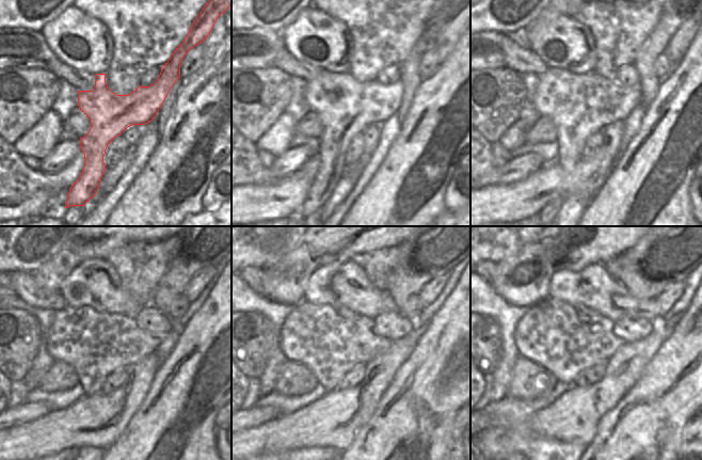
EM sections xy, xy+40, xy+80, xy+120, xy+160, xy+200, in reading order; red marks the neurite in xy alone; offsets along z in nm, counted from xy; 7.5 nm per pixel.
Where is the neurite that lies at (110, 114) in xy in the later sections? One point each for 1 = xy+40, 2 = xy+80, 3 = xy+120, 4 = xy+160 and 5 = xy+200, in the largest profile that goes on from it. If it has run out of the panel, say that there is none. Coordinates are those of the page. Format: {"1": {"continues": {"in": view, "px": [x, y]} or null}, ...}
{"1": {"continues": {"in": "xy+40", "px": [346, 107]}}, "2": {"continues": {"in": "xy+80", "px": [579, 105]}}, "3": {"continues": {"in": "xy+120", "px": [94, 344]}}, "4": {"continues": {"in": "xy+160", "px": [330, 340]}}, "5": {"continues": {"in": "xy+200", "px": [564, 338]}}}

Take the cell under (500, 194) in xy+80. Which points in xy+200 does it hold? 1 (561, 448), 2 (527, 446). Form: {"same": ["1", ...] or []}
{"same": []}

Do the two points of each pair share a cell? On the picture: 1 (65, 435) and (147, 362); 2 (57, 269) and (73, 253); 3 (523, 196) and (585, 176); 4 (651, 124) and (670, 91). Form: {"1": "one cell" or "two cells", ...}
{"1": "one cell", "2": "one cell", "3": "one cell", "4": "one cell"}

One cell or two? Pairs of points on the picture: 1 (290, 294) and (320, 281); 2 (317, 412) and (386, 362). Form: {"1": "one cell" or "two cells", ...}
{"1": "two cells", "2": "one cell"}

